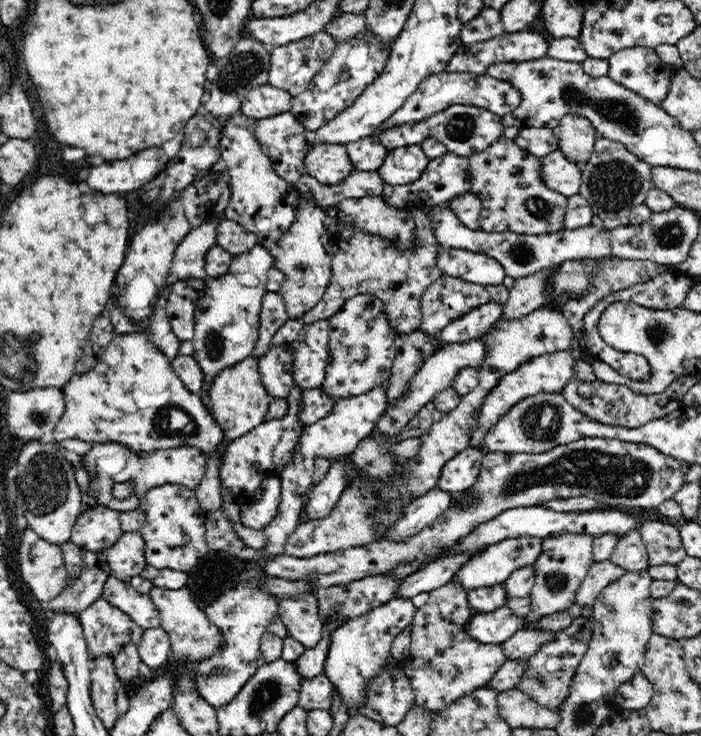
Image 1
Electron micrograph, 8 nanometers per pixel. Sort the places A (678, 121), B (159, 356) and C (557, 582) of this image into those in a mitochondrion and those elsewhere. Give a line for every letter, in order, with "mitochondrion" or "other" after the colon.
A: other
B: other
C: mitochondrion

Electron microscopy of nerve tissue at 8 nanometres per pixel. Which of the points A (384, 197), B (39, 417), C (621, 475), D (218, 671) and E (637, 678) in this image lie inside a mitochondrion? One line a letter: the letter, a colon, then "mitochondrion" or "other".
A: other
B: mitochondrion
C: mitochondrion
D: mitochondrion
E: other

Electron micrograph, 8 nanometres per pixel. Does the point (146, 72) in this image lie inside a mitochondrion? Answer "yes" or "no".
no

